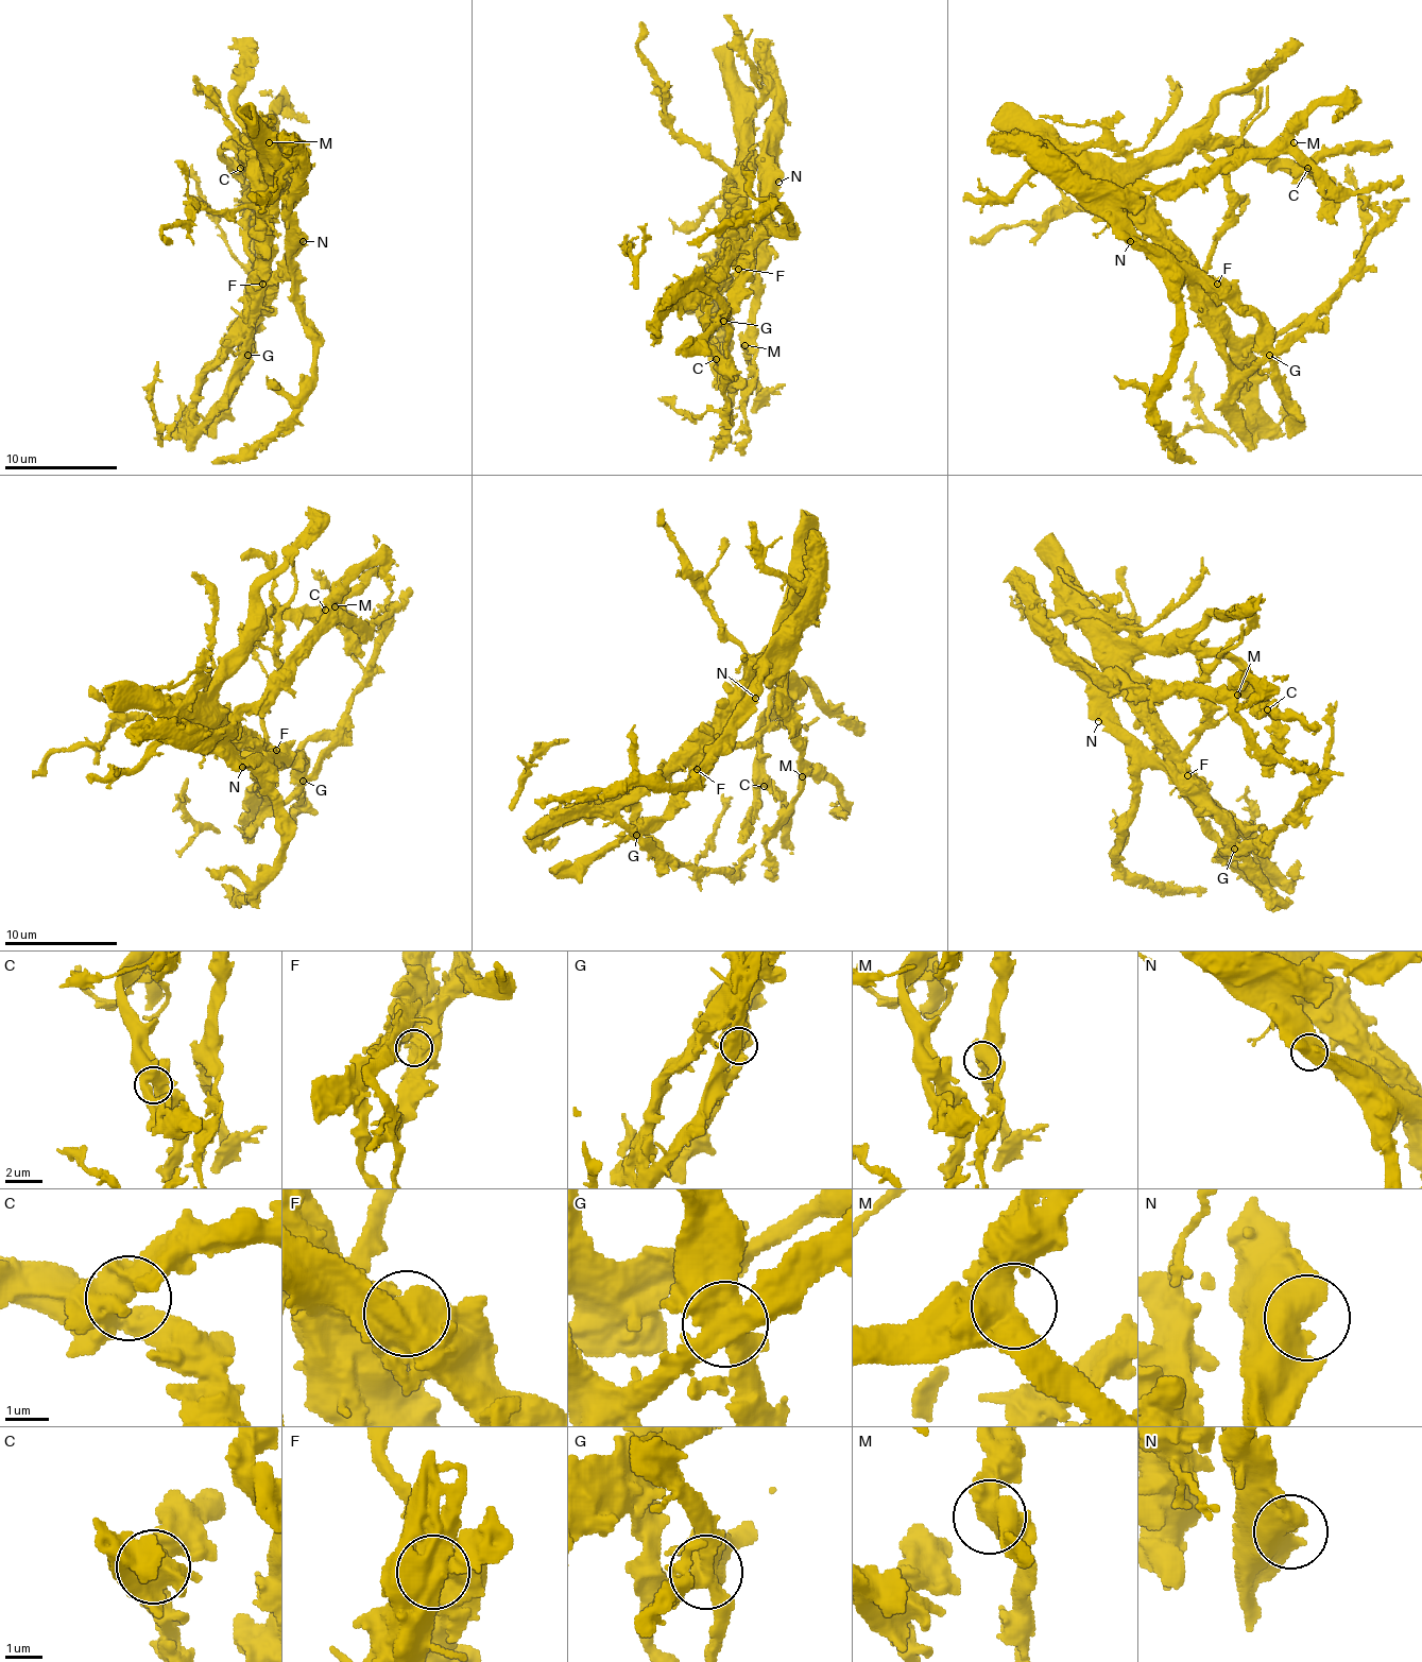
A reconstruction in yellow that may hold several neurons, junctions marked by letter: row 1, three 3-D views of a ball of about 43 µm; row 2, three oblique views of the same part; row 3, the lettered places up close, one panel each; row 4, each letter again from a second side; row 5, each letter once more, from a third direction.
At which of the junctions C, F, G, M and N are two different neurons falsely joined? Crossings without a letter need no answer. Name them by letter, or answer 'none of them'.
F, G

